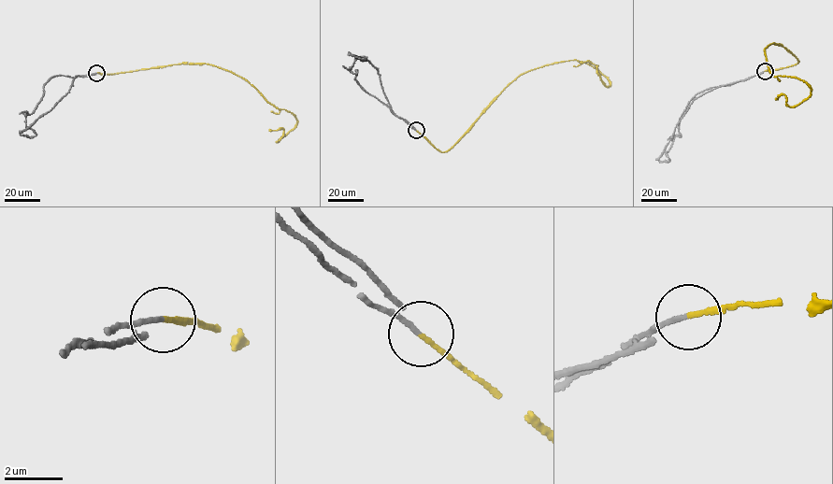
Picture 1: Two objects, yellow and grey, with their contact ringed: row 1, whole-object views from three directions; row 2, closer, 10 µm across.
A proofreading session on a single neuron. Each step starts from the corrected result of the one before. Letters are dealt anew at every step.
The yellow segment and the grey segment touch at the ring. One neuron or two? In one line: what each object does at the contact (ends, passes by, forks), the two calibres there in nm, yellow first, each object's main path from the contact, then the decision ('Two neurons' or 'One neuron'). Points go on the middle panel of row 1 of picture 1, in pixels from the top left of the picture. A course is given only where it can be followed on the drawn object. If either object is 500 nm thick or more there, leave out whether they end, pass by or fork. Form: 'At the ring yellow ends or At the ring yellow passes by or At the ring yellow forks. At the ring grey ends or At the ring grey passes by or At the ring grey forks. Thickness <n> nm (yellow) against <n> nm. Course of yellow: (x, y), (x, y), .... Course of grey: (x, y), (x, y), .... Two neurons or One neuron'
At the ring yellow ends. At the ring grey ends. Thickness 140 nm (yellow) against 150 nm. Course of yellow: (415, 130), (448, 151), (504, 89), (549, 64), (588, 64), (610, 84), (602, 82), (596, 65), (581, 63). Course of grey: (415, 130), (364, 91), (356, 69), (349, 69), (366, 57), (349, 54), (369, 61), (380, 76). One neuron

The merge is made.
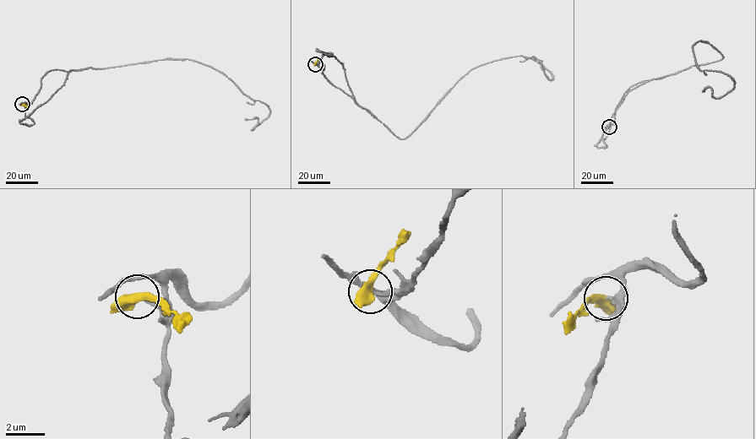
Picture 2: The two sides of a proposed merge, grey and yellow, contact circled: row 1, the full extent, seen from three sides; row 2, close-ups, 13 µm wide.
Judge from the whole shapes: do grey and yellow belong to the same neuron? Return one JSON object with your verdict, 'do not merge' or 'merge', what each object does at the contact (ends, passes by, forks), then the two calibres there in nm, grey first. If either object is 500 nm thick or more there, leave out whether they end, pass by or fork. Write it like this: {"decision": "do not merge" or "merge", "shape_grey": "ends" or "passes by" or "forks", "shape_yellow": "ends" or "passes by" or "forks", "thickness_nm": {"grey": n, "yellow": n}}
{"decision": "do not merge", "shape_grey": "ends", "shape_yellow": "passes by", "thickness_nm": {"grey": 170, "yellow": 460}}

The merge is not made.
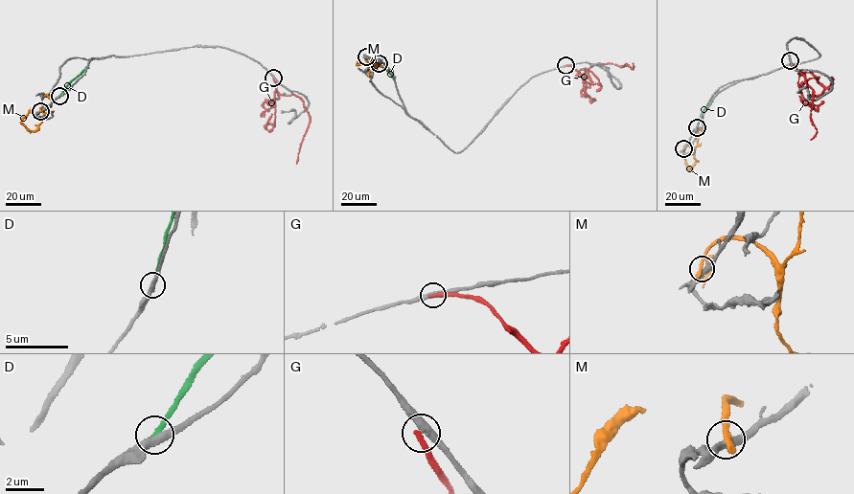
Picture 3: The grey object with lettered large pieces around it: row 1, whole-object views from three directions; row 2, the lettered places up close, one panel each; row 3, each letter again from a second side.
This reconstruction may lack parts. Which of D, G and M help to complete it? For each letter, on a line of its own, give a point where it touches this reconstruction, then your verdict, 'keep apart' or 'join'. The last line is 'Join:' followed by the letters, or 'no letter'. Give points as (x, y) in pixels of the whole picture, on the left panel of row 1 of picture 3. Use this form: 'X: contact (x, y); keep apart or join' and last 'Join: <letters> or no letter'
D: contact (59, 96); keep apart
G: contact (273, 78); keep apart
M: contact (40, 111); keep apart
Join: no letter

